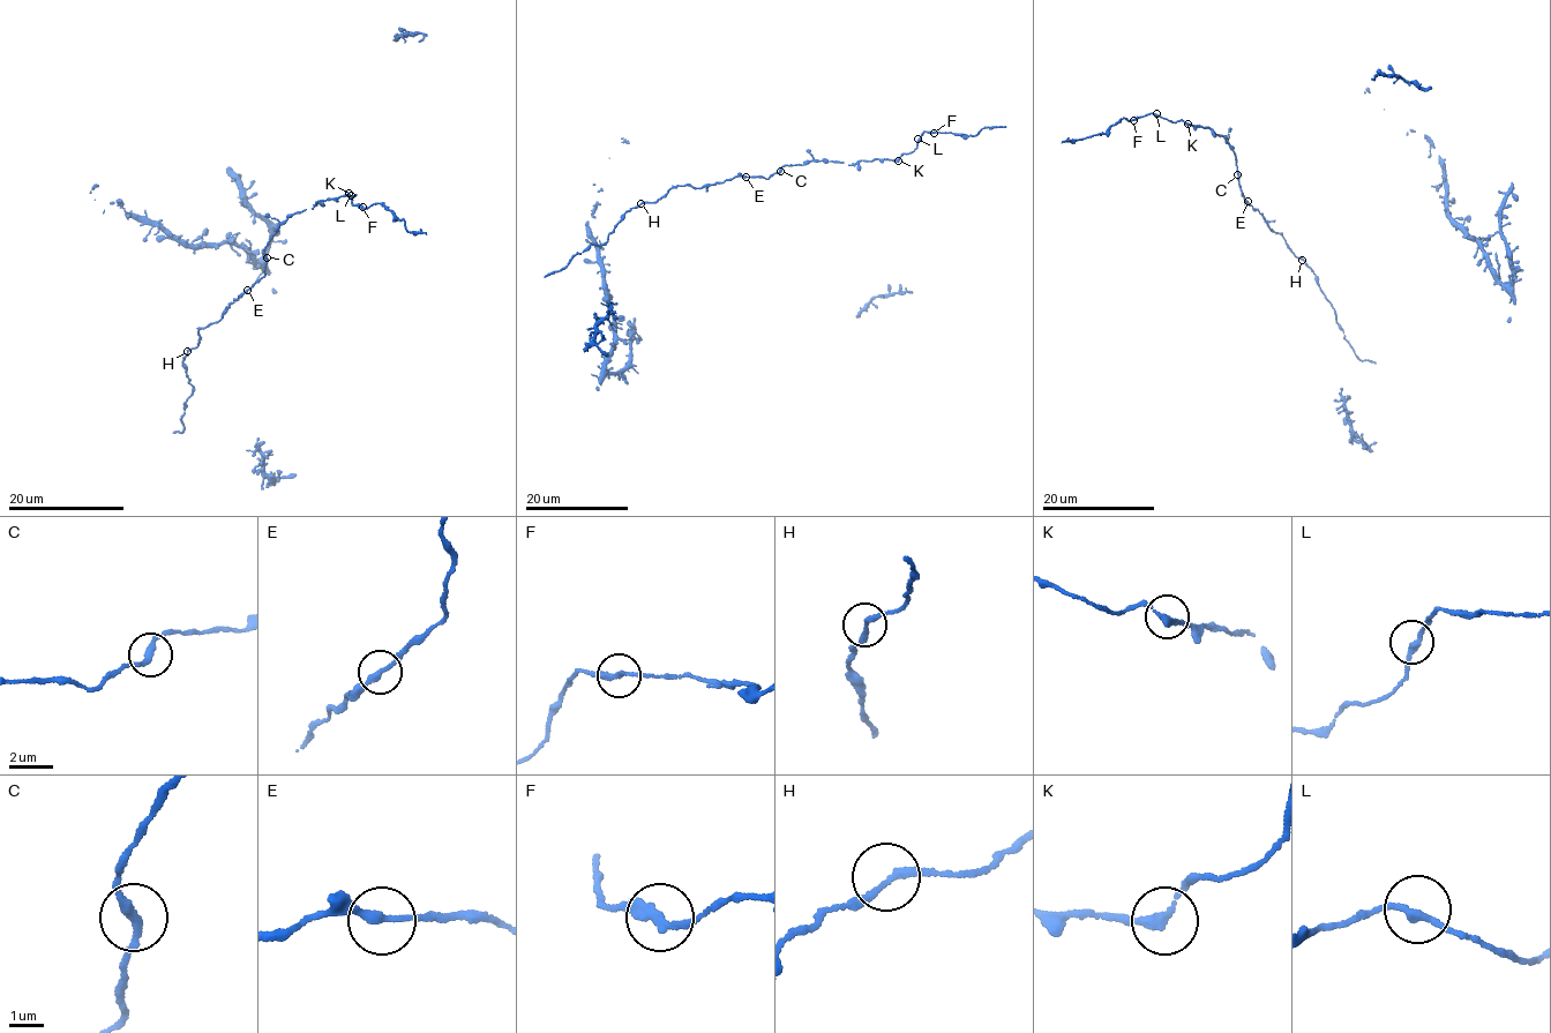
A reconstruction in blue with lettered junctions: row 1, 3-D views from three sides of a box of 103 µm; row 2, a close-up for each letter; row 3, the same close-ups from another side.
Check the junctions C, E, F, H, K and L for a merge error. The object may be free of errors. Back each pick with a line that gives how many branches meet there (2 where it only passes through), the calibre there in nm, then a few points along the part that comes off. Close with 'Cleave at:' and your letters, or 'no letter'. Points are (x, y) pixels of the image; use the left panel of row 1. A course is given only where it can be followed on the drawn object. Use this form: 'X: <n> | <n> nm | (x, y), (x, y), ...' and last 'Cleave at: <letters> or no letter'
Cleave at: no letter

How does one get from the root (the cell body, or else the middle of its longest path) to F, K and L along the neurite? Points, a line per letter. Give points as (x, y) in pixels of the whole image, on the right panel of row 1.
F: (1302, 259), (1246, 202), (1234, 147), (1224, 139), (1207, 127), (1171, 122), (1149, 113), (1132, 119)
K: (1302, 259), (1246, 202), (1234, 147), (1207, 127), (1188, 124)
L: (1302, 259), (1246, 202), (1234, 147), (1207, 127), (1171, 122), (1156, 113)

